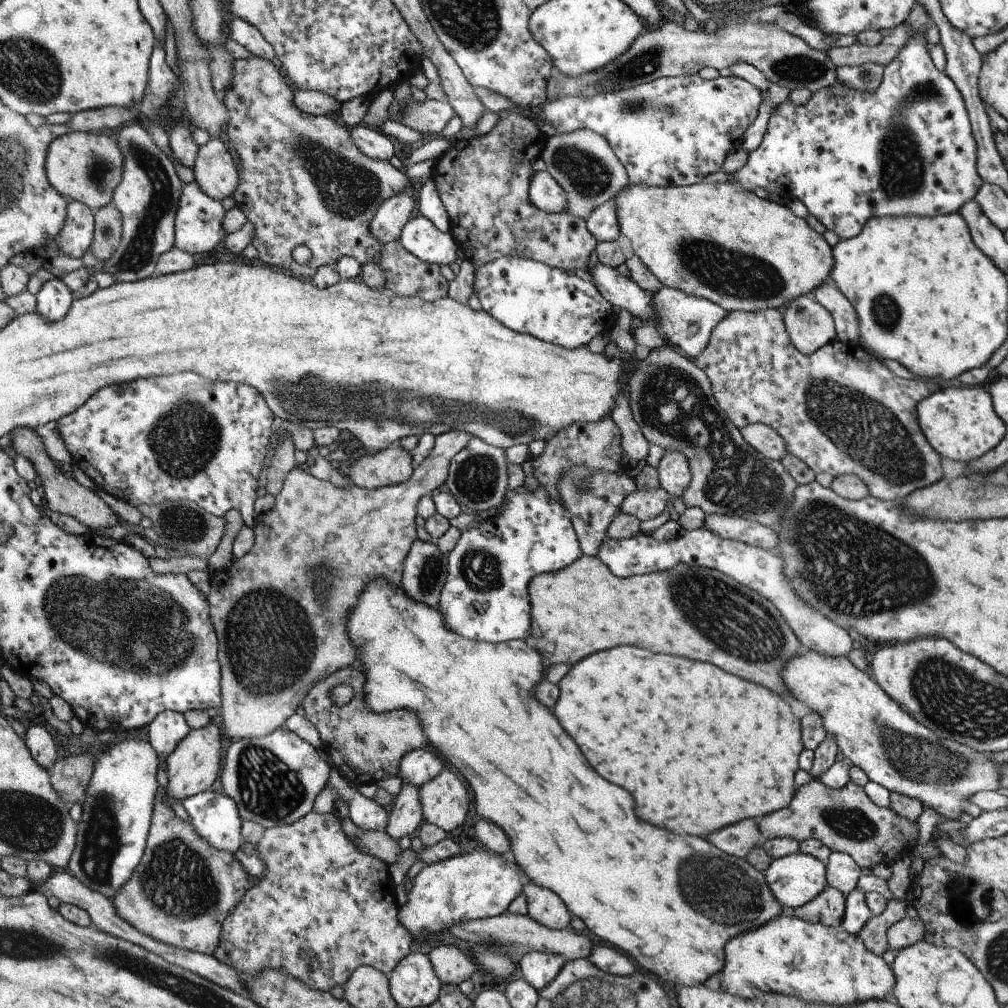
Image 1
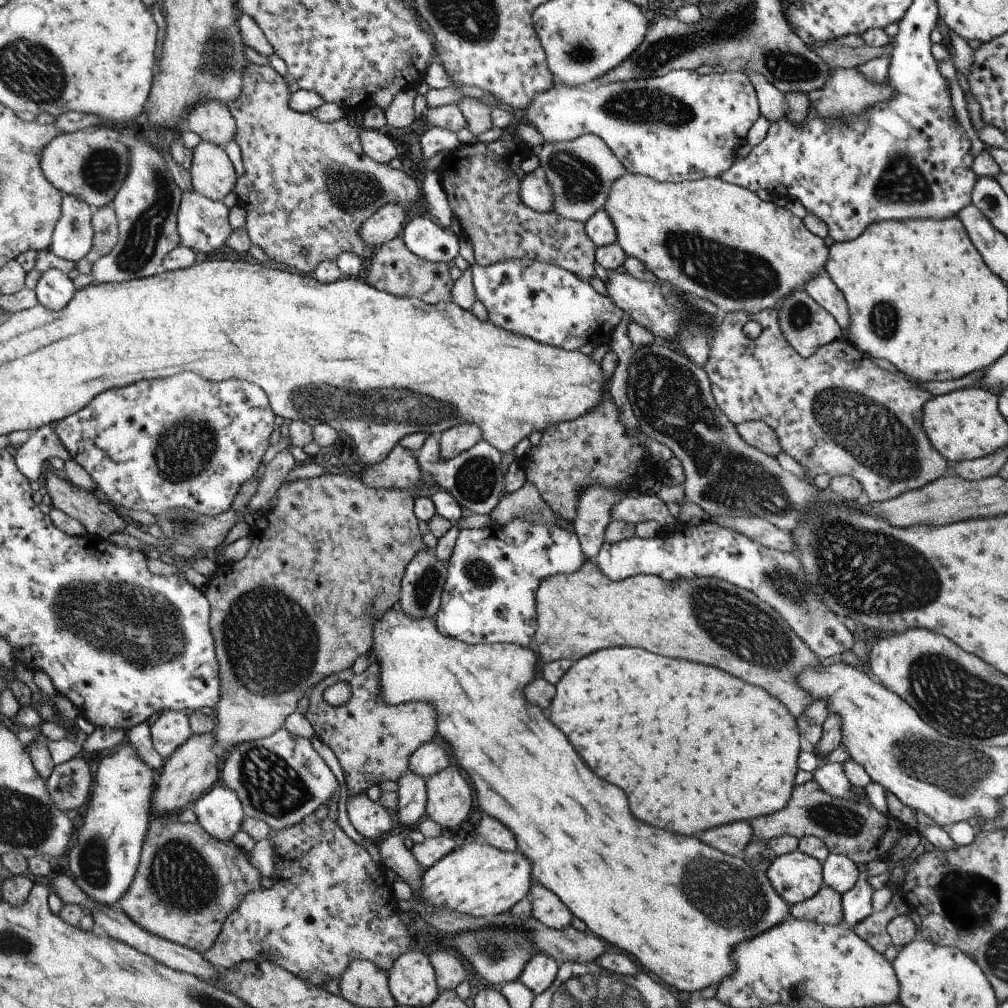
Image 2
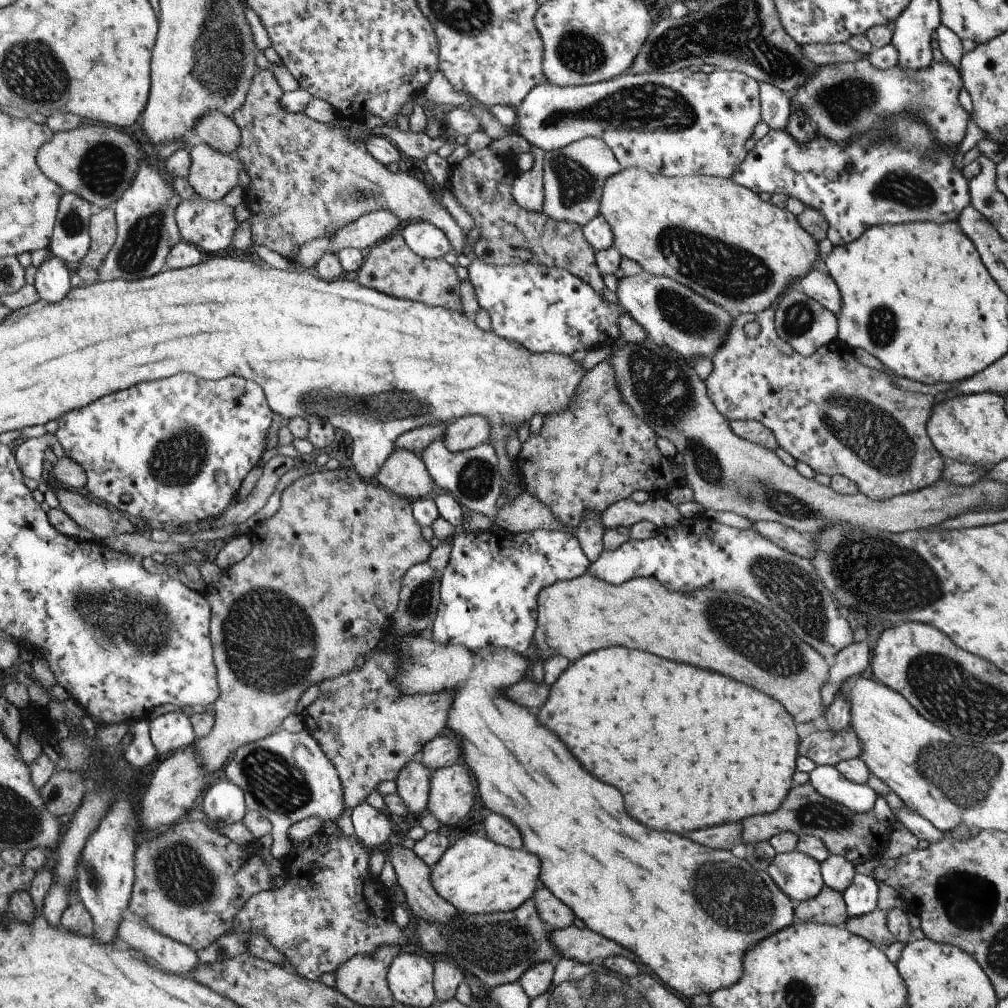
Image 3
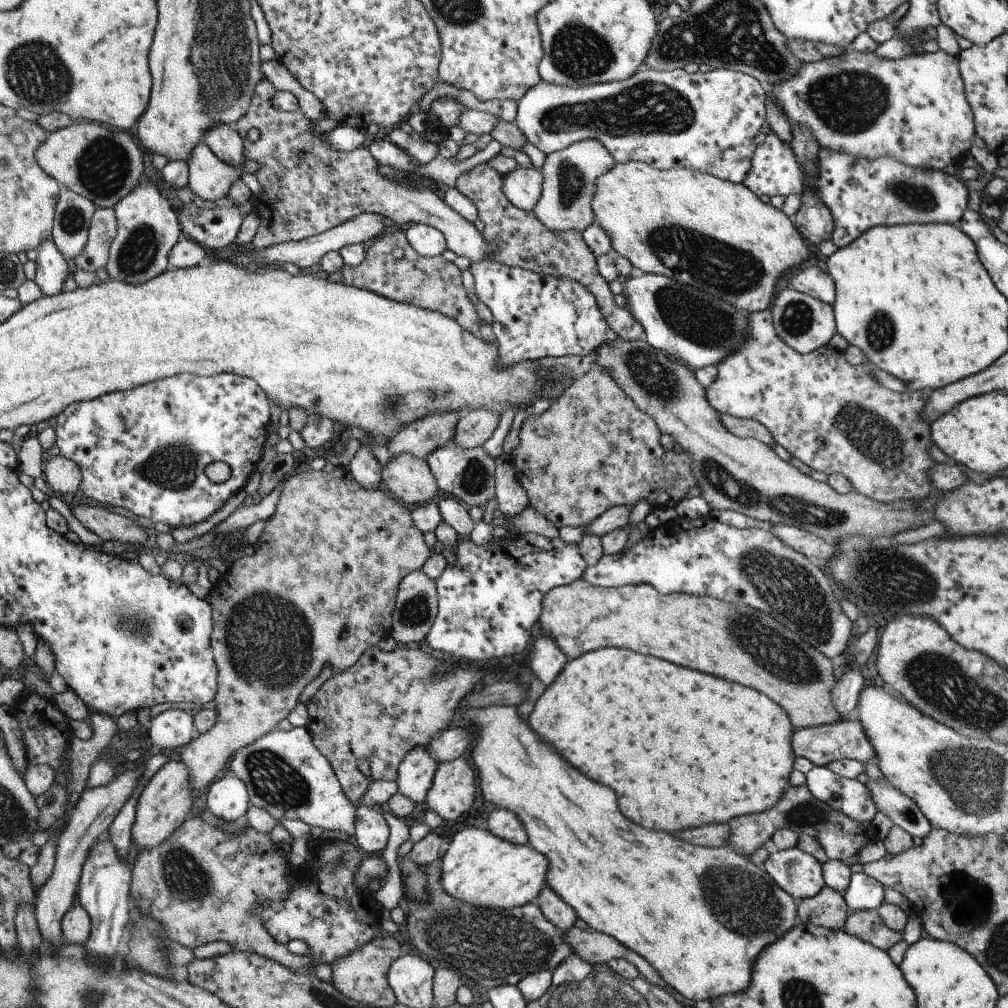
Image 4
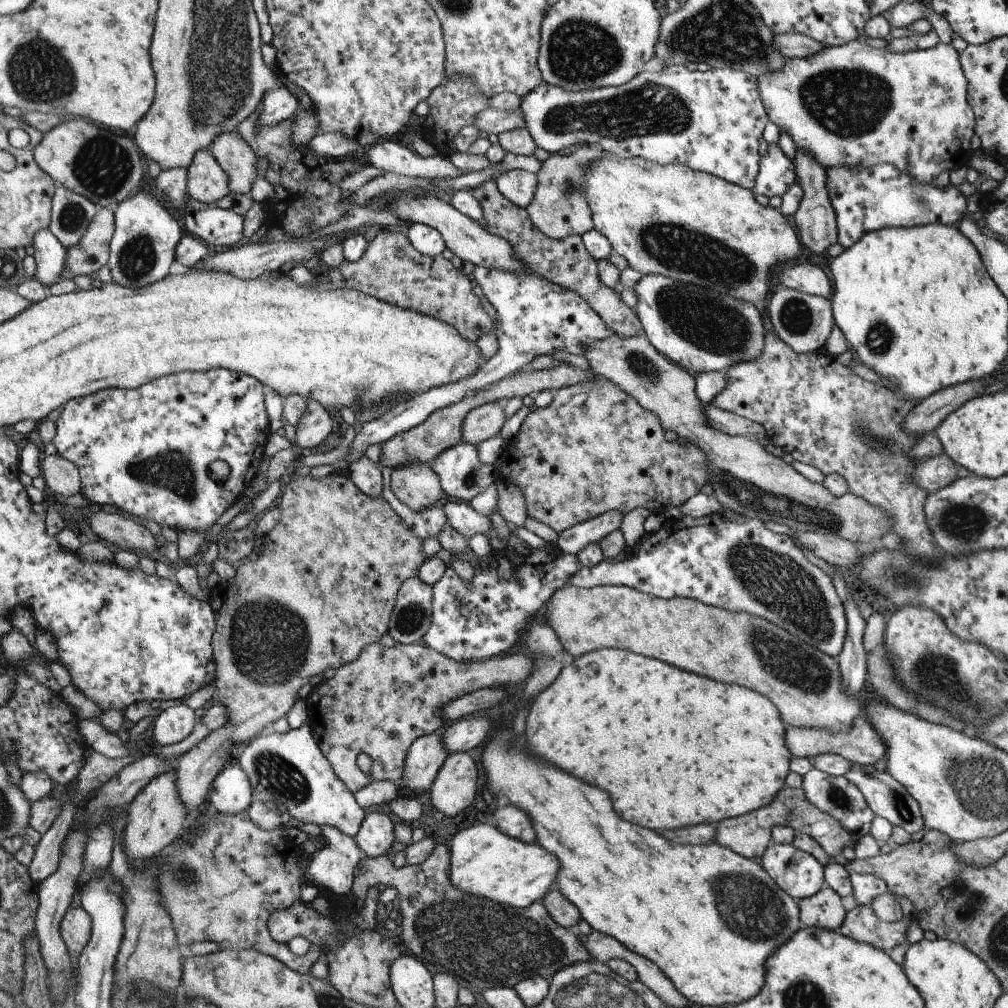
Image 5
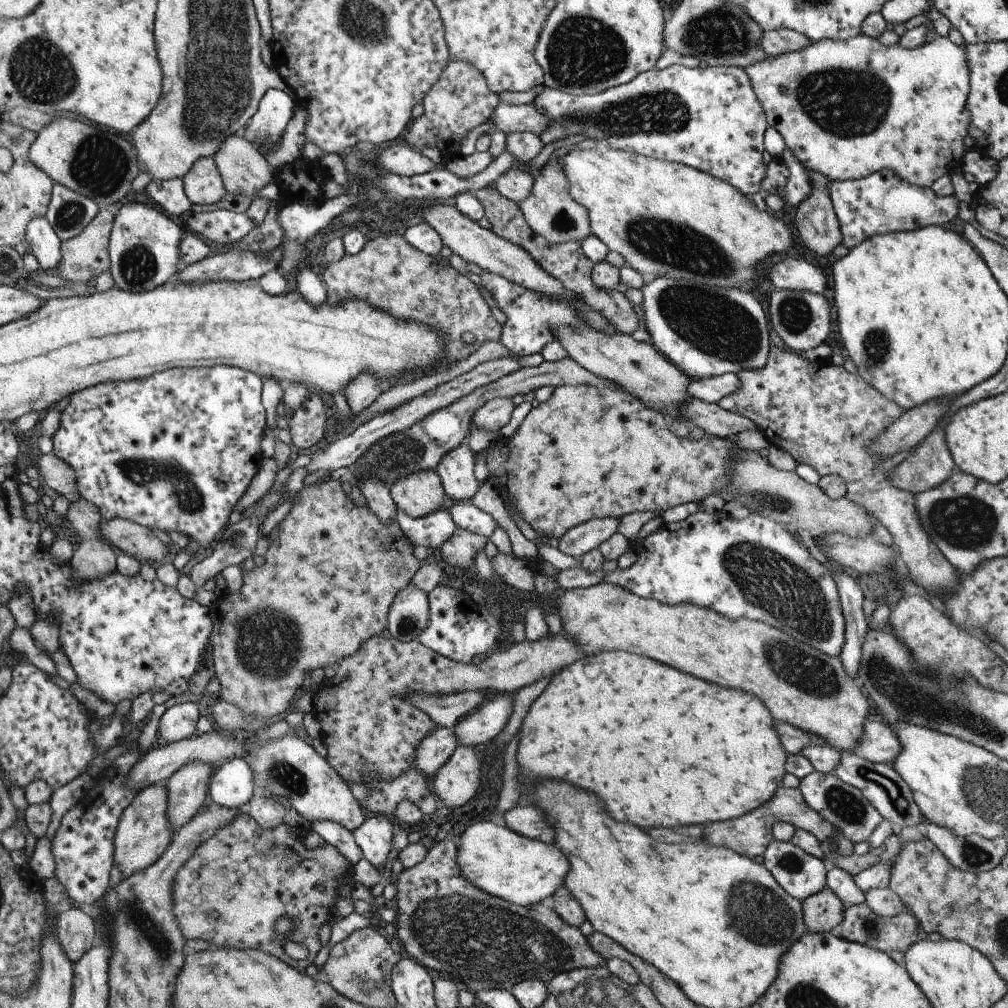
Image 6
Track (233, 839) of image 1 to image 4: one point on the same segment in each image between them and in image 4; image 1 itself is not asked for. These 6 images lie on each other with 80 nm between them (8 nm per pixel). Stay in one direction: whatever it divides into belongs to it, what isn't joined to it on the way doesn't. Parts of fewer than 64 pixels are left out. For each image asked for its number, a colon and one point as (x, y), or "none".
2: (219, 811)
3: (223, 802)
4: (228, 798)

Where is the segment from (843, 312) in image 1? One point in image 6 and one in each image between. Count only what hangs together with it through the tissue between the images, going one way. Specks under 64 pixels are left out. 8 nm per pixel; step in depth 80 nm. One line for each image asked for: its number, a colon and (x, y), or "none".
2: (823, 290)
3: (821, 287)
4: (813, 281)
5: (809, 279)
6: (798, 275)

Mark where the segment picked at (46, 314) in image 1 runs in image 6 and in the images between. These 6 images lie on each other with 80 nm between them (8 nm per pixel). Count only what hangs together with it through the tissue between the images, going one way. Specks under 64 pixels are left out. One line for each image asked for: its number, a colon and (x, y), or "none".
2: (54, 290)
3: (52, 281)
4: (51, 268)
5: (50, 256)
6: (46, 246)

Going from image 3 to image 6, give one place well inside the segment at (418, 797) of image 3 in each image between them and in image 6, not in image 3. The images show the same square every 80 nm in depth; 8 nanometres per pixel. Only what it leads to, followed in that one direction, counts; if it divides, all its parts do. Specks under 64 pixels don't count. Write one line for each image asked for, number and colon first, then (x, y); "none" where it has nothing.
4: (415, 775)
5: (427, 754)
6: (435, 749)

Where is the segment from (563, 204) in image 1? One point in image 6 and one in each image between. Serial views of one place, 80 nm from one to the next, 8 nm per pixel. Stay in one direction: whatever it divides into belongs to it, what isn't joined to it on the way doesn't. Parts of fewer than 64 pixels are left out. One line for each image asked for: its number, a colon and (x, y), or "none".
2: (536, 192)
3: (528, 191)
4: (523, 186)
5: (519, 185)
6: (516, 184)

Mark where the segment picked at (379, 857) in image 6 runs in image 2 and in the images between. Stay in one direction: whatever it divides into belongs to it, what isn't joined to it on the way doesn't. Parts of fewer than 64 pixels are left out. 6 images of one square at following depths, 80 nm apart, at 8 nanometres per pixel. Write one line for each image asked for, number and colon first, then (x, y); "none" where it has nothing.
2: (369, 818)
3: (373, 827)
4: (371, 833)
5: (376, 836)

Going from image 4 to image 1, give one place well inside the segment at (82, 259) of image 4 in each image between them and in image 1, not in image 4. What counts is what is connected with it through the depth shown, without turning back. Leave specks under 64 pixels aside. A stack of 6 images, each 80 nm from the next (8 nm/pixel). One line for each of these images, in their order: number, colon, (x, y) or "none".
1: (108, 221)
2: (106, 224)
3: (104, 226)

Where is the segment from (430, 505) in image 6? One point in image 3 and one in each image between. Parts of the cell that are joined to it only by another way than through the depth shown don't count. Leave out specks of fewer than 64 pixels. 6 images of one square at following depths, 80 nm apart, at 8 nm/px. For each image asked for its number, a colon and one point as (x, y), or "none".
3: (405, 473)
4: (409, 479)
5: (416, 485)

